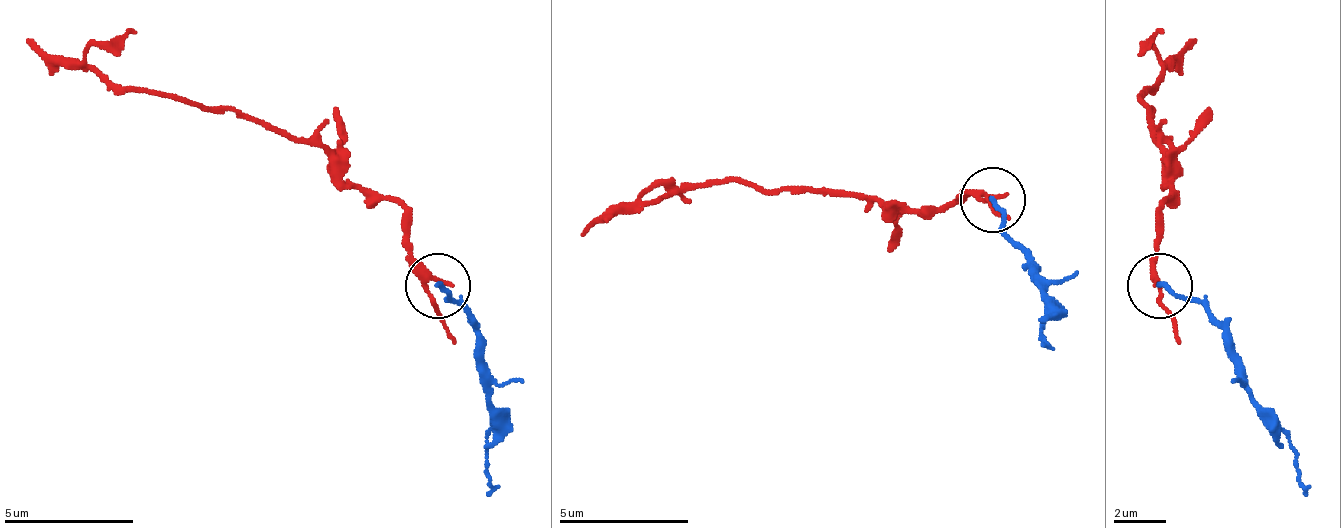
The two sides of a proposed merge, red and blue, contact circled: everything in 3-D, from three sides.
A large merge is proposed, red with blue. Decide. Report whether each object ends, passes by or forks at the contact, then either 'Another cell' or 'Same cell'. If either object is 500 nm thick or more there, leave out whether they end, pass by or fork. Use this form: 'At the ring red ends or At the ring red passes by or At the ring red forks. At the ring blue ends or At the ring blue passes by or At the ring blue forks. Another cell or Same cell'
At the ring red passes by. At the ring blue ends. Another cell

